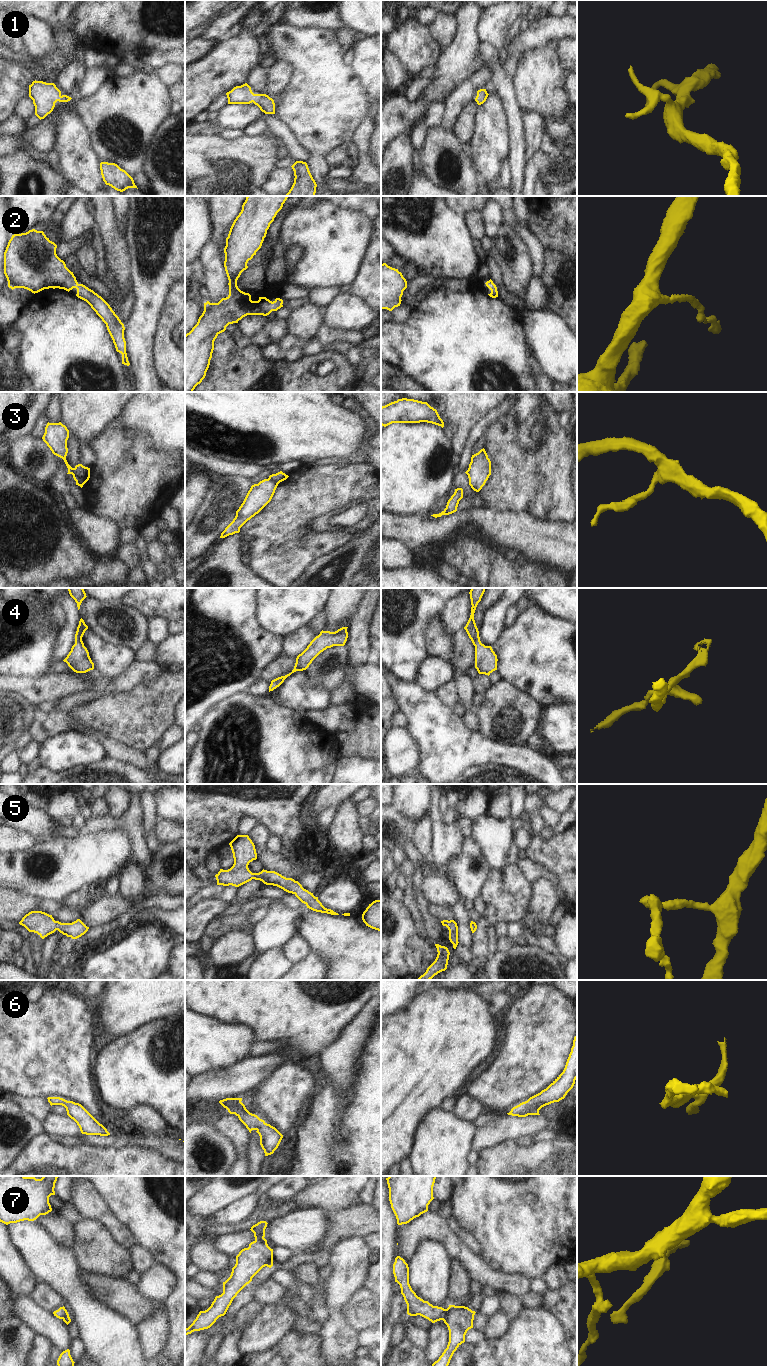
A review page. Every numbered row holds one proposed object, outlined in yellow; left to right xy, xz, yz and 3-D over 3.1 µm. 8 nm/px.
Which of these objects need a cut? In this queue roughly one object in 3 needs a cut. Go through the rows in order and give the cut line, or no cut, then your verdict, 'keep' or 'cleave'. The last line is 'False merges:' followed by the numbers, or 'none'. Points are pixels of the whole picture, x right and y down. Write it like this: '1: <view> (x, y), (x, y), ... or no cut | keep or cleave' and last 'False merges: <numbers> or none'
1: no cut | keep
2: no cut | keep
3: xy (73, 468), (73, 477), (77, 484) | cleave
4: no cut | keep
5: no cut | keep
6: no cut | keep
7: no cut | keep
False merges: 3

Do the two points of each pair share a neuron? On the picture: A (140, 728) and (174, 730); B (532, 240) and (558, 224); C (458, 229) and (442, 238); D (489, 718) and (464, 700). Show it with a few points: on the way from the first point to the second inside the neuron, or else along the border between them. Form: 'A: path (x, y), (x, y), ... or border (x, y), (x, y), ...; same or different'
A: border (174, 723), (164, 732), (161, 742), (157, 746); different
B: border (531, 230), (543, 246), (543, 260); different
C: path (454, 230), (446, 234); same
D: border (473, 706), (471, 710); different

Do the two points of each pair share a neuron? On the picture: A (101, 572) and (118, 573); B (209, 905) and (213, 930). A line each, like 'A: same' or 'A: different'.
A: same
B: different

